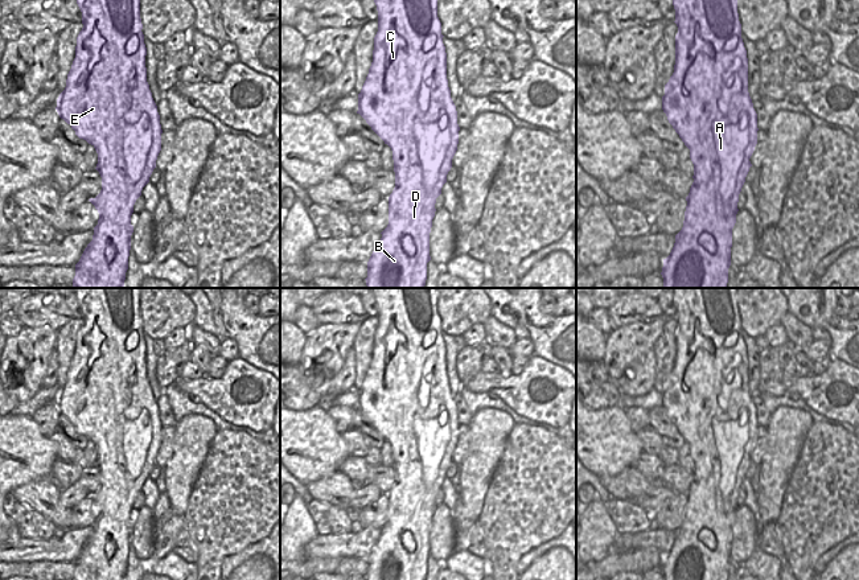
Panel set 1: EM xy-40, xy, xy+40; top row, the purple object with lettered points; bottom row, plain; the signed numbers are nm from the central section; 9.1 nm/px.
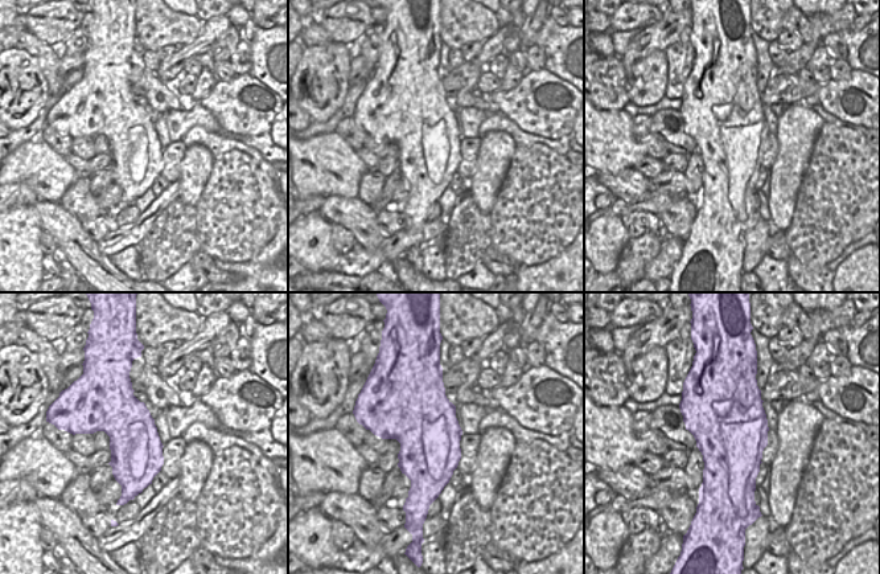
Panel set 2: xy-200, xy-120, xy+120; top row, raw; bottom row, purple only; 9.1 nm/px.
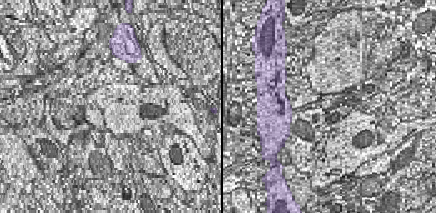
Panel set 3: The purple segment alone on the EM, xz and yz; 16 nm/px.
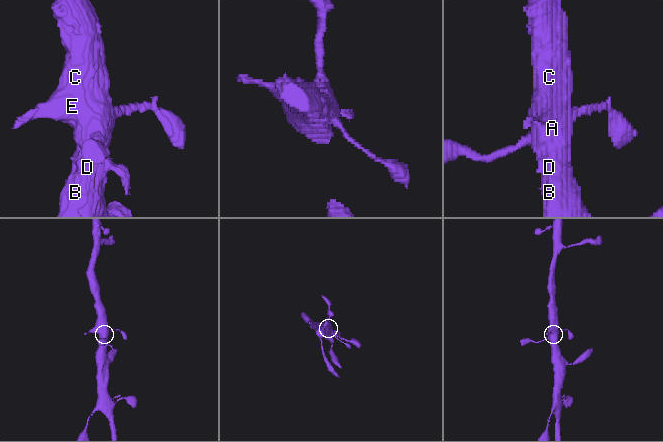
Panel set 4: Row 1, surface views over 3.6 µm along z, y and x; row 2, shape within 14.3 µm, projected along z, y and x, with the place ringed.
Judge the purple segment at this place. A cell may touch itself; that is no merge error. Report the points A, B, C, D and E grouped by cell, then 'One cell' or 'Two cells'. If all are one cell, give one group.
Groups: A B C D E. One cell

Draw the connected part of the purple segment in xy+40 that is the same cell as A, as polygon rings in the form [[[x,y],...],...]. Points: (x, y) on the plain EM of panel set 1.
[[[671,288],[675,305],[675,361],[665,381],[662,406],[669,419],[690,445],[694,478],[686,493],[682,526],[675,531],[670,551],[663,555],[663,580],[727,580],[731,562],[732,525],[739,507],[737,498],[749,454],[757,440],[757,410],[748,388],[748,354],[741,334],[737,309],[737,288]]]

